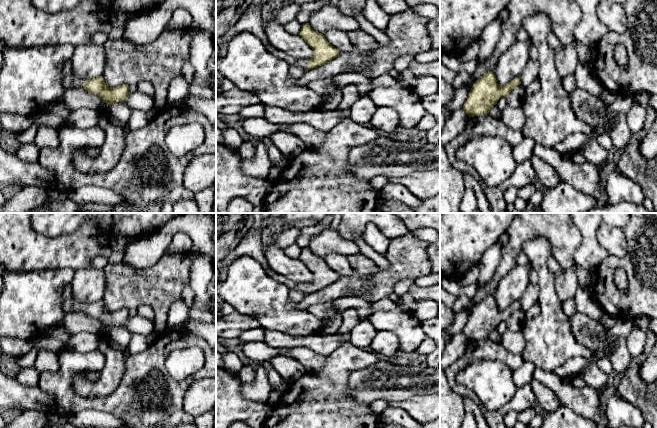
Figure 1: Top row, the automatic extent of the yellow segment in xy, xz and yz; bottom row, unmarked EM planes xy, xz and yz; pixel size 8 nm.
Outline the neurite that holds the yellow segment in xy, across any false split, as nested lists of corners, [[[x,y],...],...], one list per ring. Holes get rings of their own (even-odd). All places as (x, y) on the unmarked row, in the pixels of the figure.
[[[67,283],[61,292],[62,308],[65,317],[71,311],[84,312],[98,319],[106,328],[124,326],[129,318],[129,310],[122,308],[116,311],[106,309],[103,300],[93,303],[82,303],[75,301],[72,296],[72,287]]]

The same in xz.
[[[309,247],[302,249],[299,259],[304,263],[304,265],[312,272],[313,281],[311,283],[299,283],[293,280],[288,279],[282,274],[278,274],[270,267],[265,271],[268,276],[286,285],[290,290],[298,290],[304,292],[305,294],[310,294],[317,292],[335,281],[340,277],[338,273],[332,270],[325,260],[319,256],[314,255]]]

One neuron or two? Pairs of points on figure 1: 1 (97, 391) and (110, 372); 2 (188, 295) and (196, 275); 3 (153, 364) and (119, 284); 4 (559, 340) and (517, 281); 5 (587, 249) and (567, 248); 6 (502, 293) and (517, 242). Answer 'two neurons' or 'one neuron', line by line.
1: one neuron
2: two neurons
3: two neurons
4: two neurons
5: two neurons
6: two neurons

